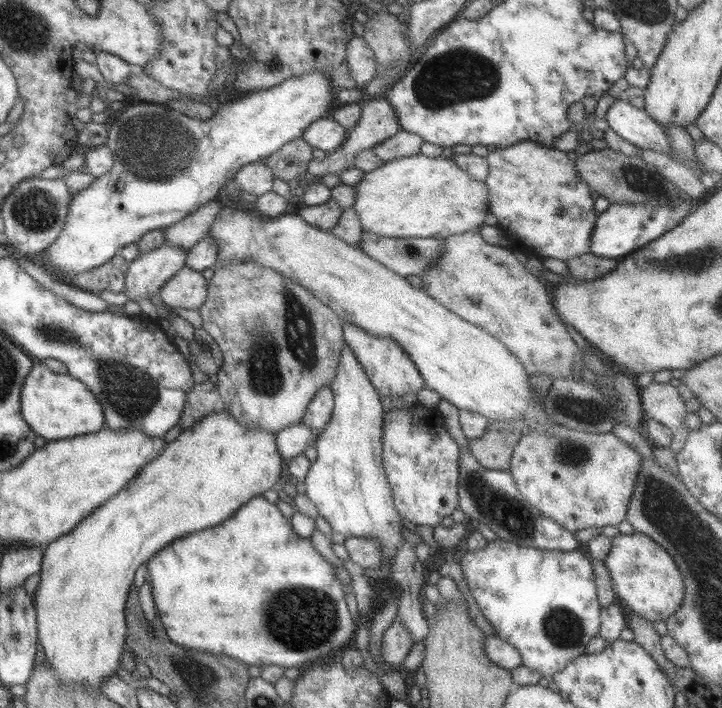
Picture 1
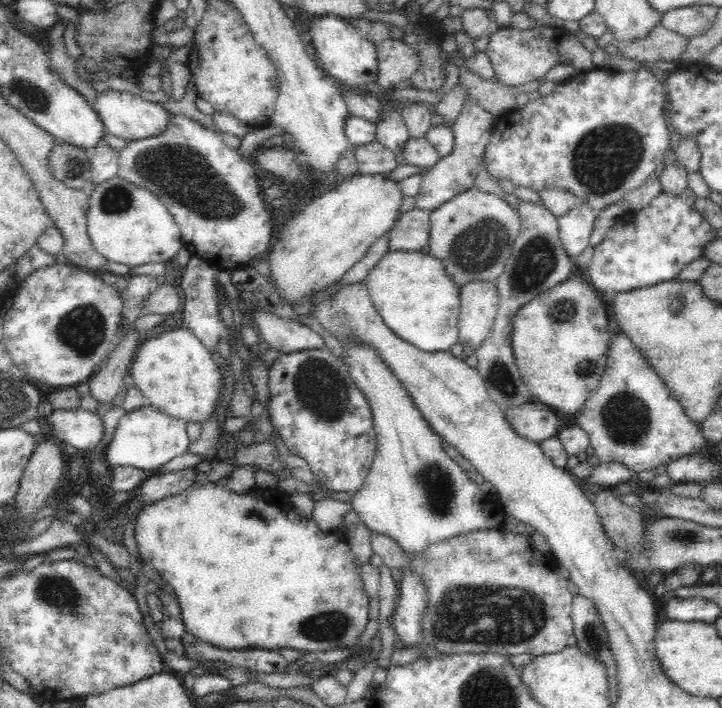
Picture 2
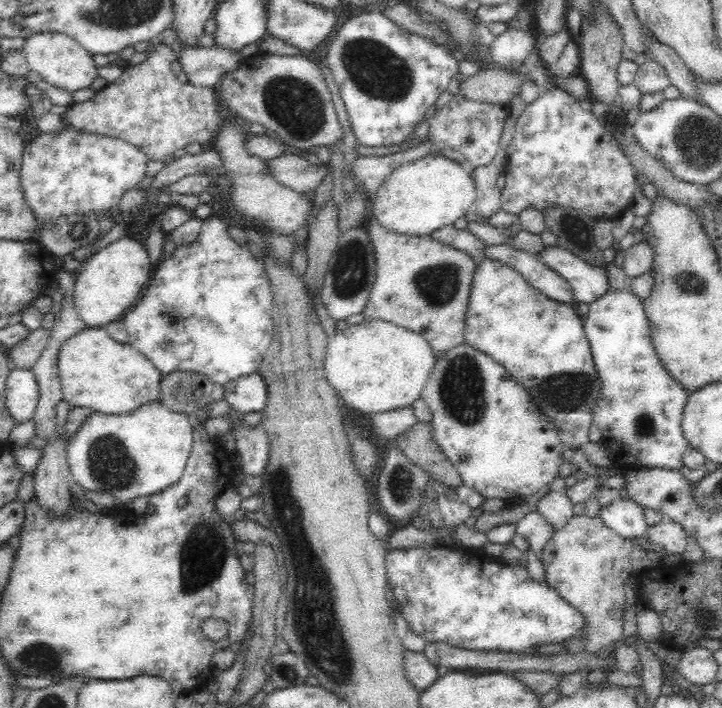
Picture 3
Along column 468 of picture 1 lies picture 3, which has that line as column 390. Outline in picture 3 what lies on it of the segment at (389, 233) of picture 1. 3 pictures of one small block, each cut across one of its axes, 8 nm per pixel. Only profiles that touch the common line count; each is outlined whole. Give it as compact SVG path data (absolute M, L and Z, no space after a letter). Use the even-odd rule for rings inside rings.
M436 153L407 162L388 176L378 196L369 203L369 215L390 231L426 236L465 217L476 198L476 184L471 174L458 161Z

